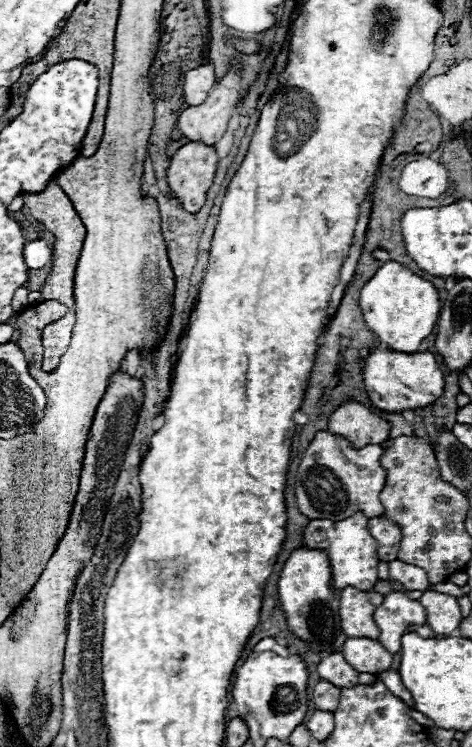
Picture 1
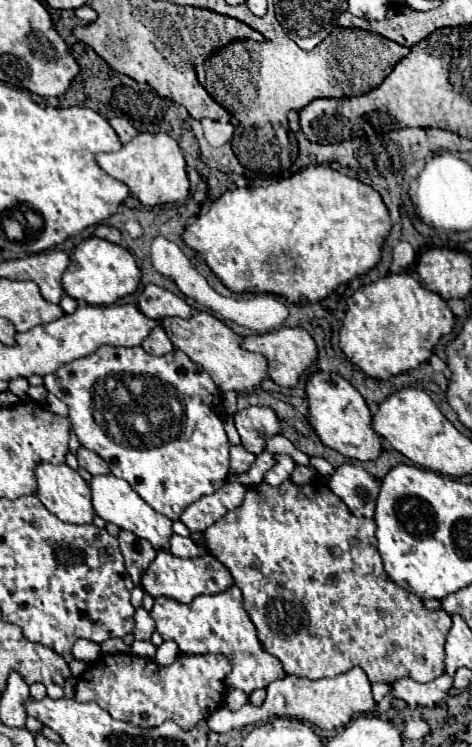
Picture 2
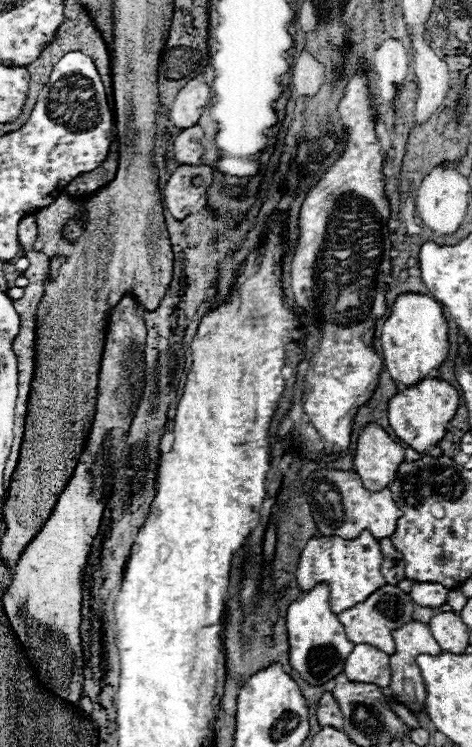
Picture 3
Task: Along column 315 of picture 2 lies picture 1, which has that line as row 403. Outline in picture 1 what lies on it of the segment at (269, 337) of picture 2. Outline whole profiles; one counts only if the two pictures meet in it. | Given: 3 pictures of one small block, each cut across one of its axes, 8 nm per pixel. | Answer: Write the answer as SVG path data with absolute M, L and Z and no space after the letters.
M348 400L344 408L336 408L330 414L328 424L328 432L344 436L354 448L362 448L366 444L384 444L388 440L390 428L390 422L370 412L356 400Z

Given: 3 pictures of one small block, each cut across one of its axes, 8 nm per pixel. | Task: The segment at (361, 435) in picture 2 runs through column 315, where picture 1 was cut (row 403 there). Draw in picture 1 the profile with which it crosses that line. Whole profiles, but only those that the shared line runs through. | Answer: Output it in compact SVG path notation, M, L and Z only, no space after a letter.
M372 348L364 358L364 386L370 402L386 412L400 412L404 408L422 408L442 396L444 374L434 360L432 352L396 352L384 348Z

